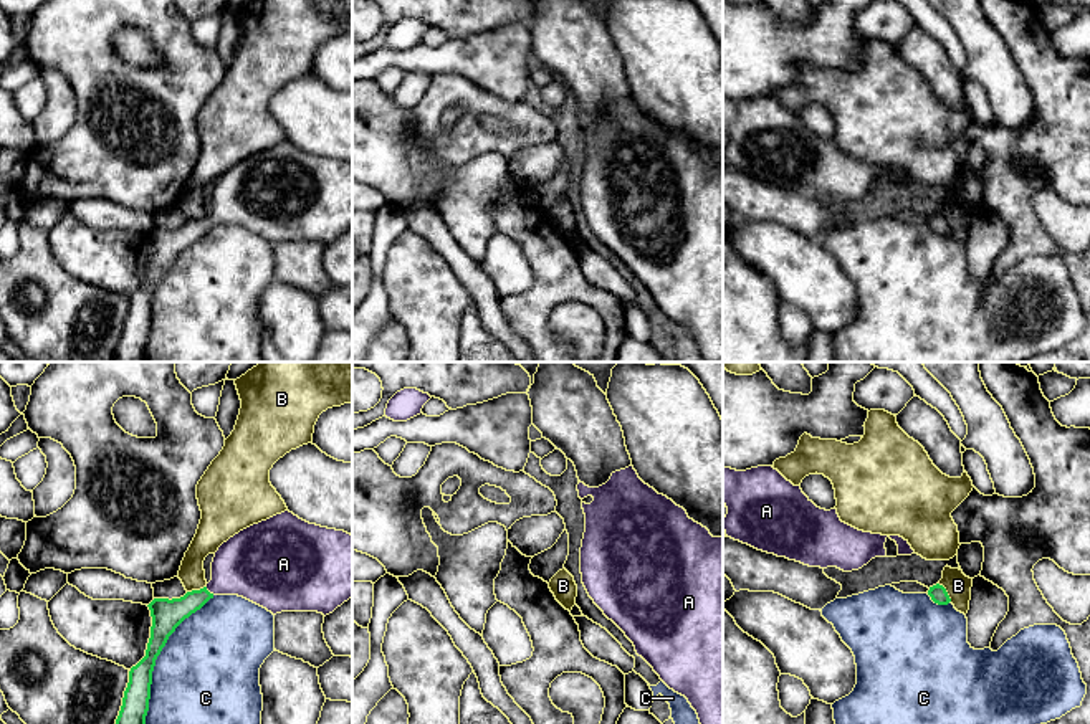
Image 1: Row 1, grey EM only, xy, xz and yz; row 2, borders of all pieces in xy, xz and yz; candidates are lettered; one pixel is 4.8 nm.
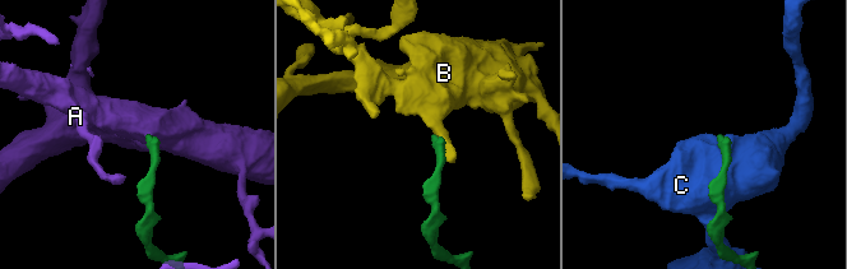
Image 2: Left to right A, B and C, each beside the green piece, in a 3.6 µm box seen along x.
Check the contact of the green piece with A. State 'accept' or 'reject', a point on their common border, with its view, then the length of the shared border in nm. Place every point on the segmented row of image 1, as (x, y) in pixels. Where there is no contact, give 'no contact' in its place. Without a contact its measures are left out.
accept; contact xy (209, 592); length 60 nm

